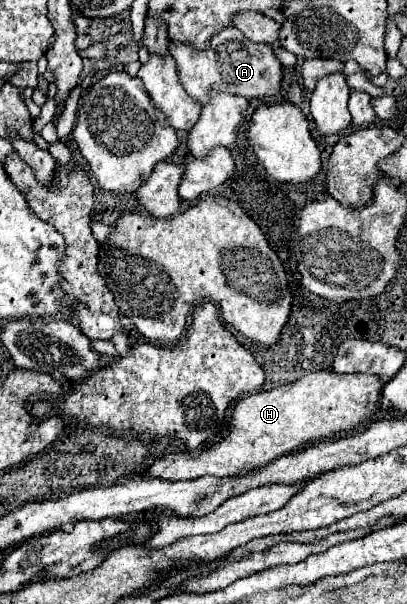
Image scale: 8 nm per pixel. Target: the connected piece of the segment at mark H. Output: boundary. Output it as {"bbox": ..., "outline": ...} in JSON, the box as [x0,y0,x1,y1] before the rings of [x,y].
{"bbox":[142,372,382,482],"outline":[[[312,372],[300,380],[278,386],[274,390],[250,394],[240,398],[230,418],[230,432],[204,448],[202,452],[172,452],[154,460],[142,472],[146,478],[160,478],[168,482],[194,480],[206,474],[224,478],[248,474],[274,458],[292,454],[308,442],[332,438],[338,432],[352,430],[378,410],[382,382],[370,374],[336,374]]]}

